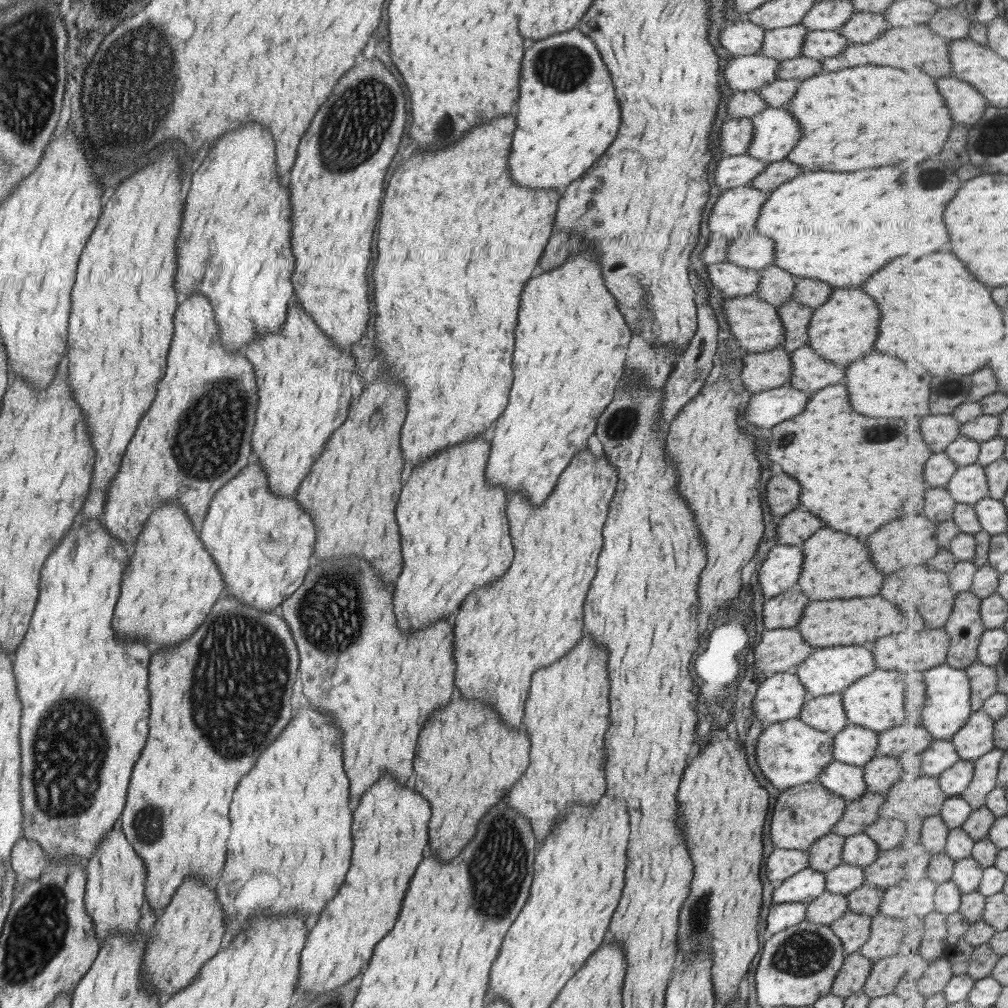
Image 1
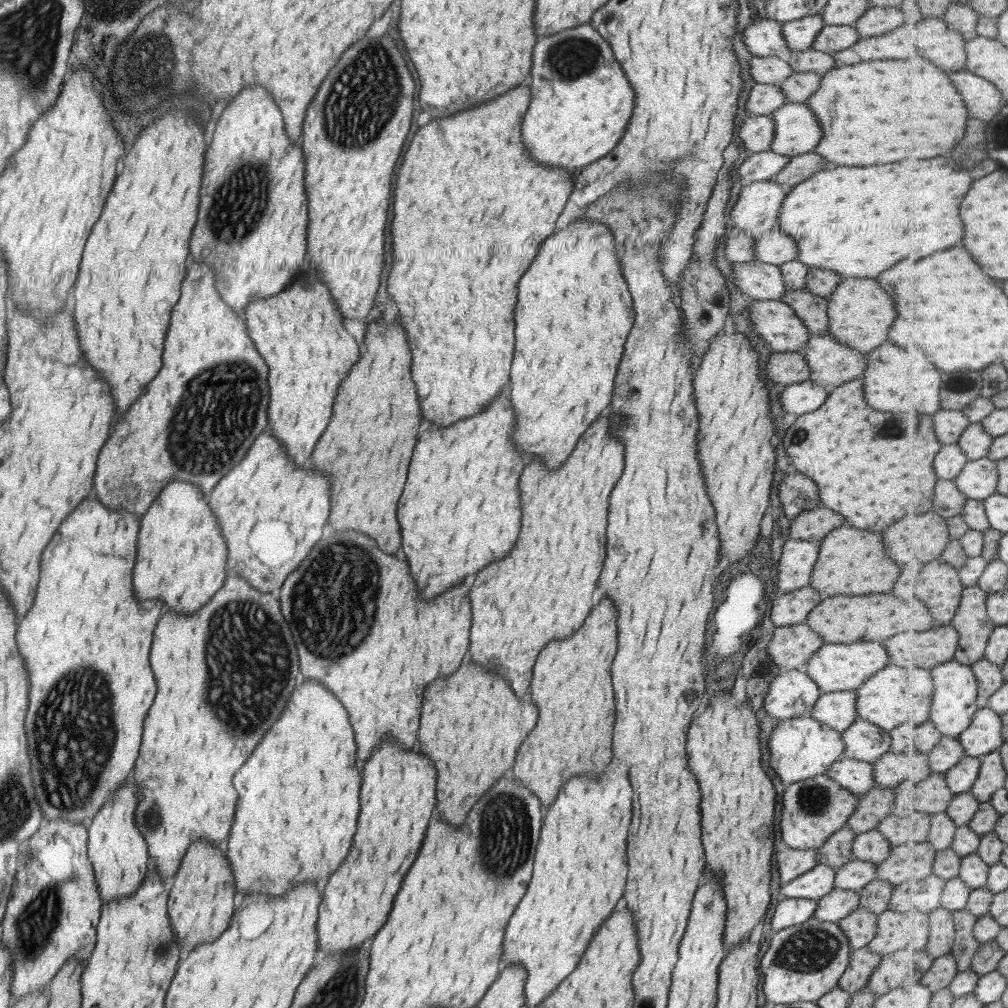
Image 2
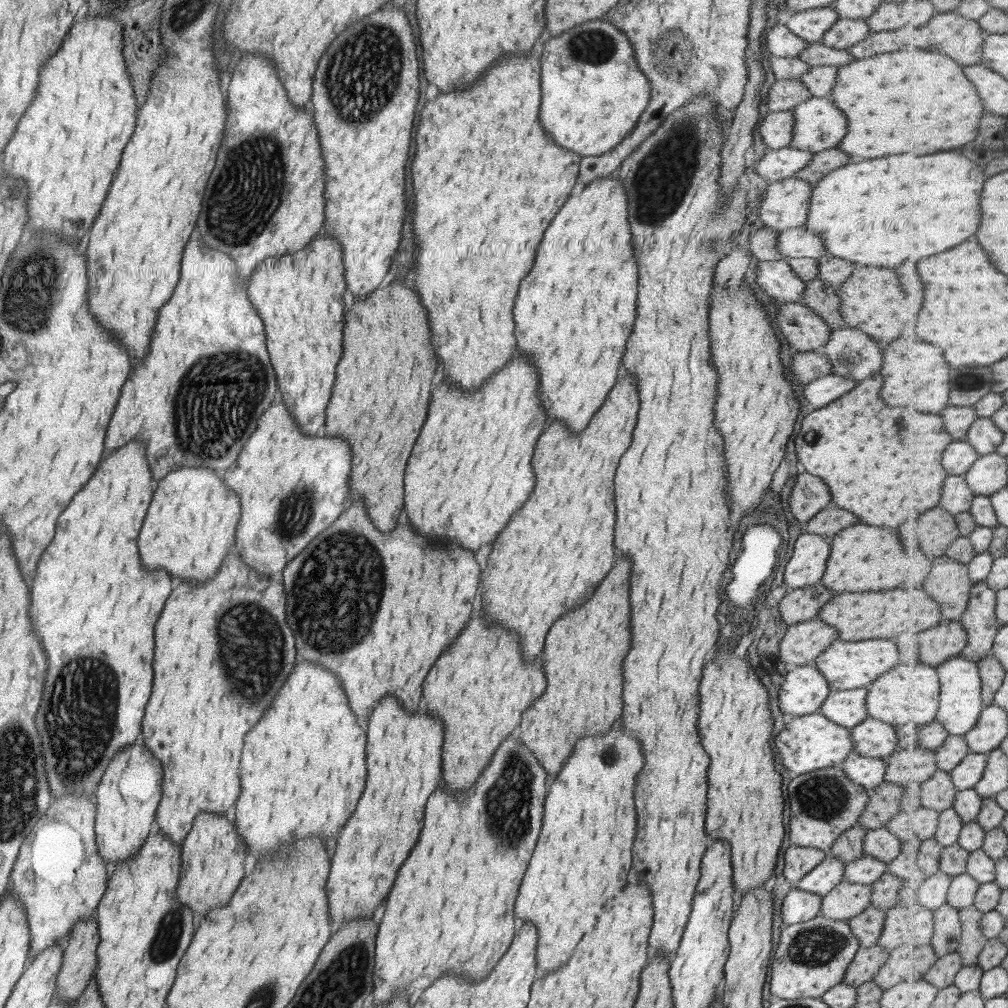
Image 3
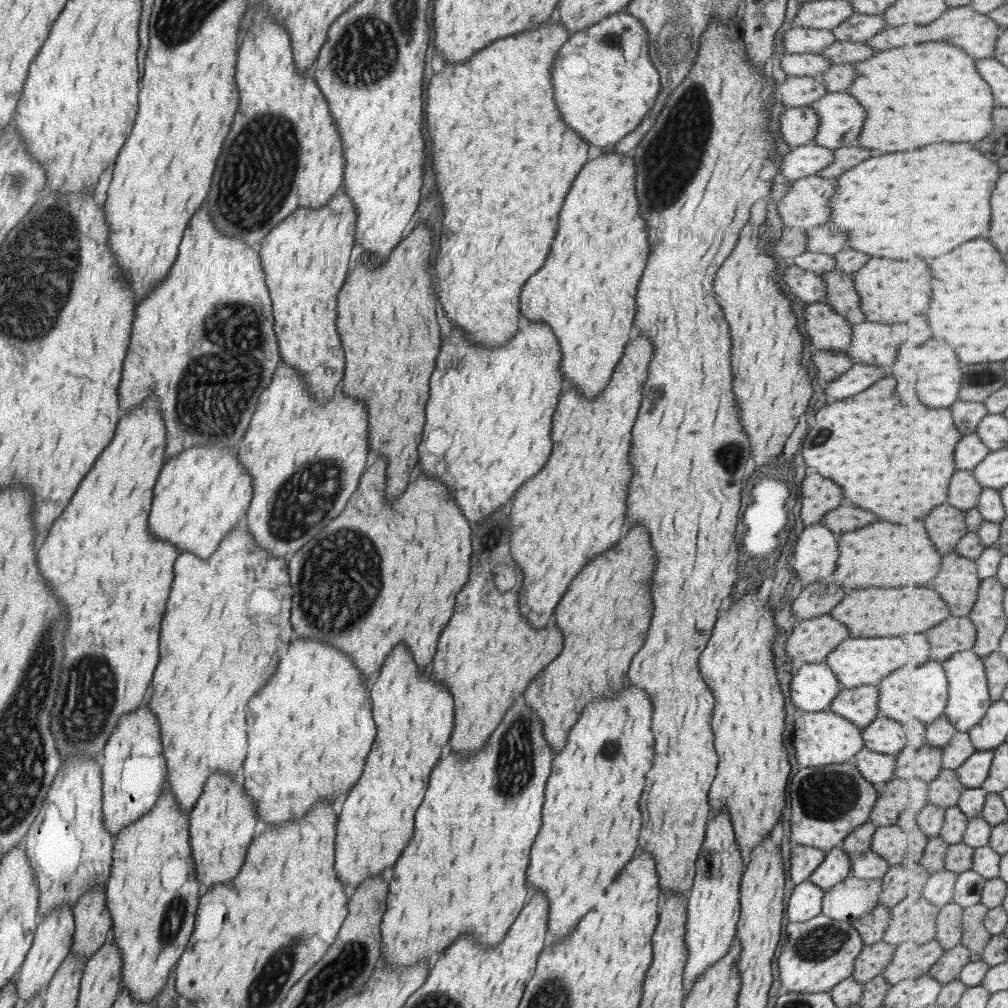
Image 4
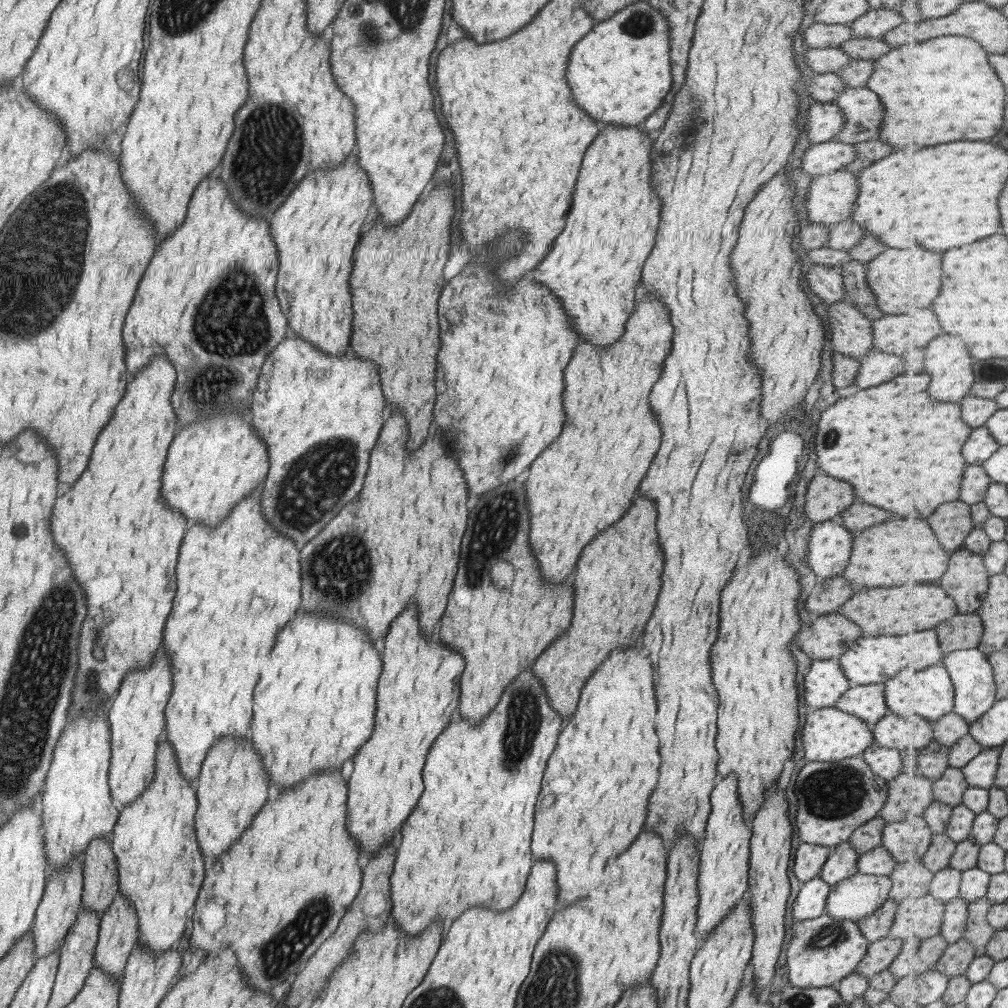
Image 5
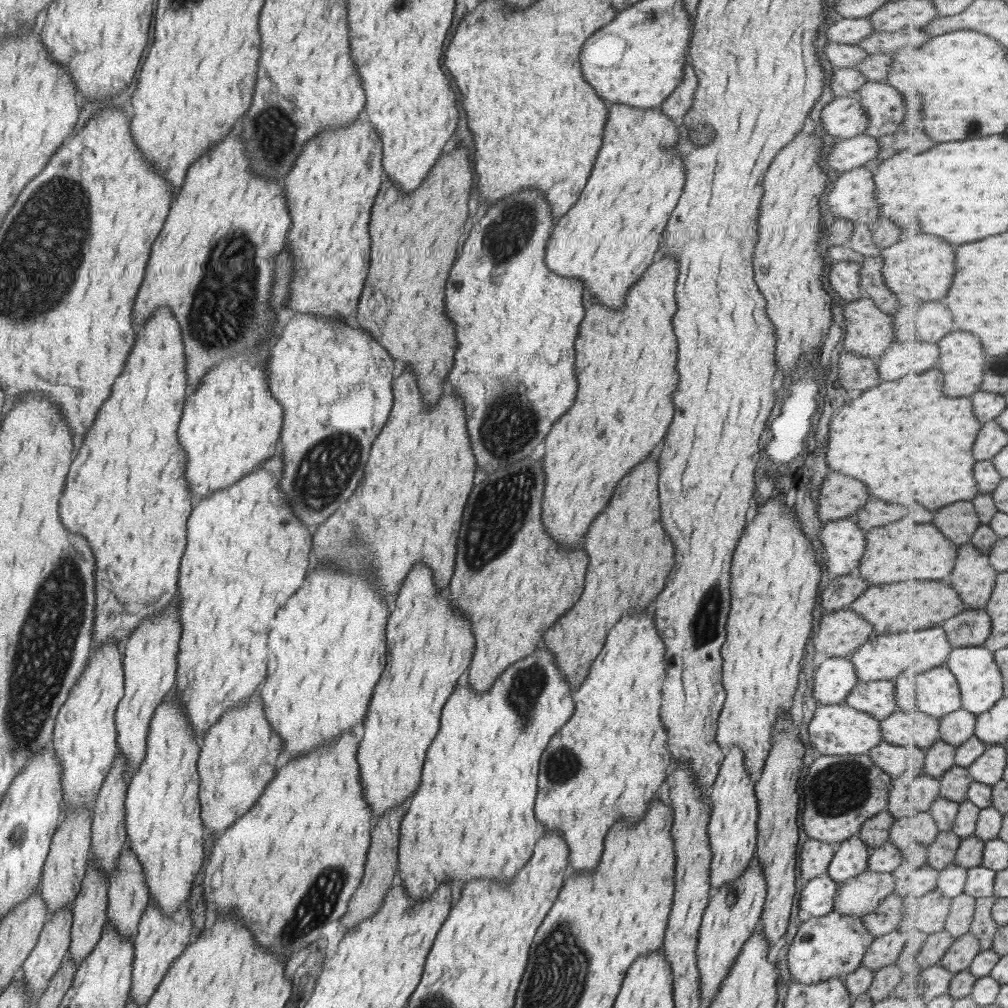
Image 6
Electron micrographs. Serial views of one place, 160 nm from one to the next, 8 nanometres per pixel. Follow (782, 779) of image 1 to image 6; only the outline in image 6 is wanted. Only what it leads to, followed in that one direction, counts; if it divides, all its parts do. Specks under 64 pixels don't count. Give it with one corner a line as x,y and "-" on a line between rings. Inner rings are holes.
846,704
817,705
808,723
808,736
816,755
841,756
867,754
870,748
882,741
881,723
860,710

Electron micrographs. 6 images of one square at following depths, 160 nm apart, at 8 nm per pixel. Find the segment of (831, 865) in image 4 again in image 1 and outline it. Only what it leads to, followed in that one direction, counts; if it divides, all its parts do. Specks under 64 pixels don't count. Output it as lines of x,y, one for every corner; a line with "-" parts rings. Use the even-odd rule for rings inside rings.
805,867
773,890
771,904
781,904
782,902
802,902
806,904
824,891
824,873

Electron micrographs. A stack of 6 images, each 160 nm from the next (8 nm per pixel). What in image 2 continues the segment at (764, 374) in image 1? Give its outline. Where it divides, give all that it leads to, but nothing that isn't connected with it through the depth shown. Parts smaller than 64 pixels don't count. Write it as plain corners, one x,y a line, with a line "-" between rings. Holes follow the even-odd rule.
801,352
772,353
765,366
765,378
773,384
790,385
809,379
809,367

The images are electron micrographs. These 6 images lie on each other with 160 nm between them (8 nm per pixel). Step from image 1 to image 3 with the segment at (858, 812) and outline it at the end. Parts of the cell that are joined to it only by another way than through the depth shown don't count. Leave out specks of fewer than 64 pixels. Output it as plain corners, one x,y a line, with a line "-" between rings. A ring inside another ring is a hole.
884,780
881,784
868,789
868,801
859,815
858,824
866,830
879,829
899,812
899,801
906,786

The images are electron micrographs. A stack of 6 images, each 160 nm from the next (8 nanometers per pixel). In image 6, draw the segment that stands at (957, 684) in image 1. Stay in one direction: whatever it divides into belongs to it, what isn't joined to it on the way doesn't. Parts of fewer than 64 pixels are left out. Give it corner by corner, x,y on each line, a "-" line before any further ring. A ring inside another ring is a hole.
984,646
955,647
951,652
948,667
957,675
962,690
964,708
975,714
983,714
994,708
1005,696
1005,682
995,650

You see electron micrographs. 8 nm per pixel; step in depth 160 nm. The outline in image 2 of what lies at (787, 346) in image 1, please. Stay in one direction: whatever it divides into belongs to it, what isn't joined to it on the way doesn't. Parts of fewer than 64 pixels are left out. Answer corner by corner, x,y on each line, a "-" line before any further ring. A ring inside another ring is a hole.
797,289
783,293
778,300
794,310
795,316
807,328
809,337
819,337
826,333
828,318
825,298
811,294
806,289

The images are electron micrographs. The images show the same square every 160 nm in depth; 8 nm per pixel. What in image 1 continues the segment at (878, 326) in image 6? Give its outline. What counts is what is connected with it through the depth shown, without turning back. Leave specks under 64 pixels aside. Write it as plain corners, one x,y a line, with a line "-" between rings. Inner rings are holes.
755,296
730,297
720,304
729,333
737,341
737,350
743,353
759,353
781,347
785,331
776,313
776,307
759,300

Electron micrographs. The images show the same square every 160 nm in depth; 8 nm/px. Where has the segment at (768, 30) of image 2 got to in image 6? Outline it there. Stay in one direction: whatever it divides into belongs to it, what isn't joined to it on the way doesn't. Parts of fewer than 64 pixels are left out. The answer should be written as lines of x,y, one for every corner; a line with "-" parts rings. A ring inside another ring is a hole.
868,17
837,18
825,28
824,33
828,42
853,45
859,40
868,41
874,36

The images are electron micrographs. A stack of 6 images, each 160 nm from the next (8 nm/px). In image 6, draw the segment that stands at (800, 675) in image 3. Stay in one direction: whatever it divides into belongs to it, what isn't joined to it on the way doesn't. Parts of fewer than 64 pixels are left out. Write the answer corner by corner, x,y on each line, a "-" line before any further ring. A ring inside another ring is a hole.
828,657
815,668
812,697
817,705
842,703
859,682
847,657

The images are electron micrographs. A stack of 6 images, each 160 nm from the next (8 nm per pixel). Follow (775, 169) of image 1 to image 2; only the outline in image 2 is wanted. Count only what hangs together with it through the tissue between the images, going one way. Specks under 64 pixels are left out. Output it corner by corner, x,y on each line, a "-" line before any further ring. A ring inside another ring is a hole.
812,151
790,157
788,163
778,170
770,180
790,189
798,182
805,180
810,174
820,171
827,166
818,154

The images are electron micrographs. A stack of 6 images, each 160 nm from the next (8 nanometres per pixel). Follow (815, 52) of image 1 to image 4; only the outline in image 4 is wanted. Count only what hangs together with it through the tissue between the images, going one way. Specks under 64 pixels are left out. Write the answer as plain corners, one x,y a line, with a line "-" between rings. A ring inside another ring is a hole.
854,12
830,31
835,41
857,42
871,38
876,32
881,32
880,28
885,28
881,15

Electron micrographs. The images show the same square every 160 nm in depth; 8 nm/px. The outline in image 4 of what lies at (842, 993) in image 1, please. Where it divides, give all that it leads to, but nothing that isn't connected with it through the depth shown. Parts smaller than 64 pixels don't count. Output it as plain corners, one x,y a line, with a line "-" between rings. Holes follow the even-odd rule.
883,940
872,945
863,945
853,962
852,979
855,982
866,983
868,980
882,974
889,964
897,946

